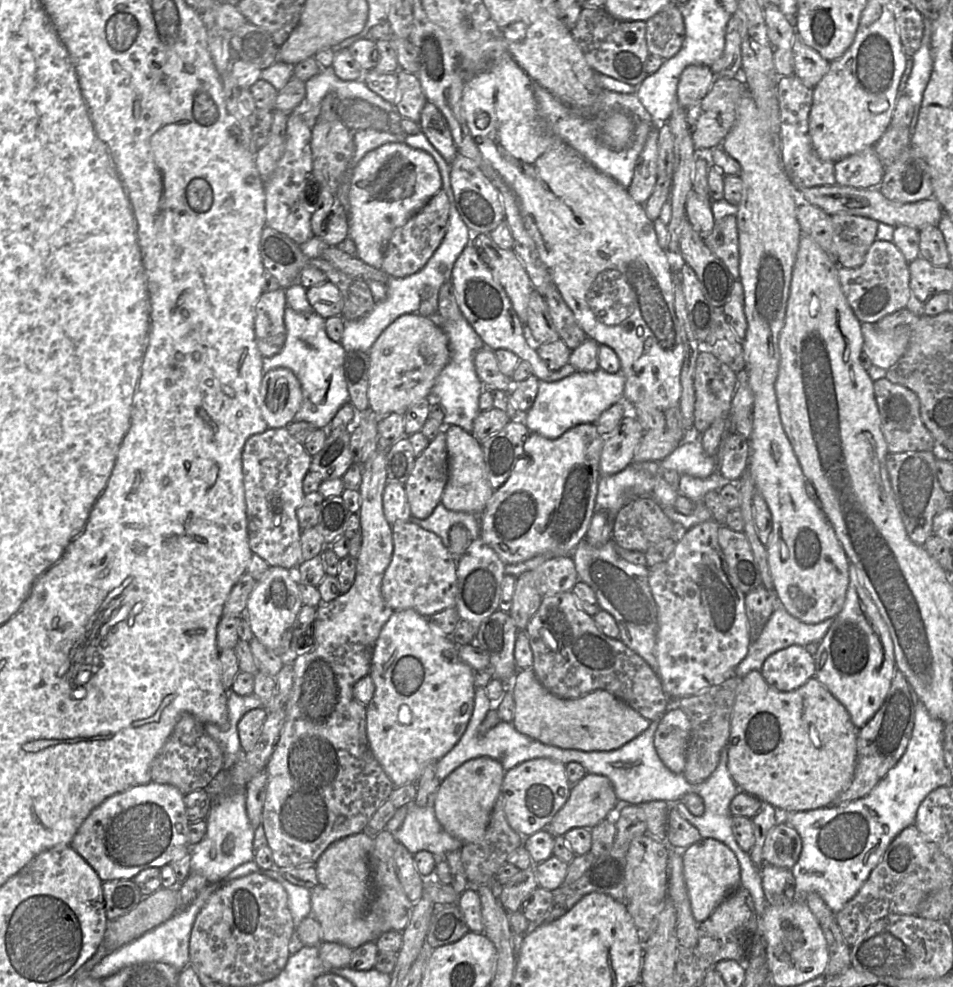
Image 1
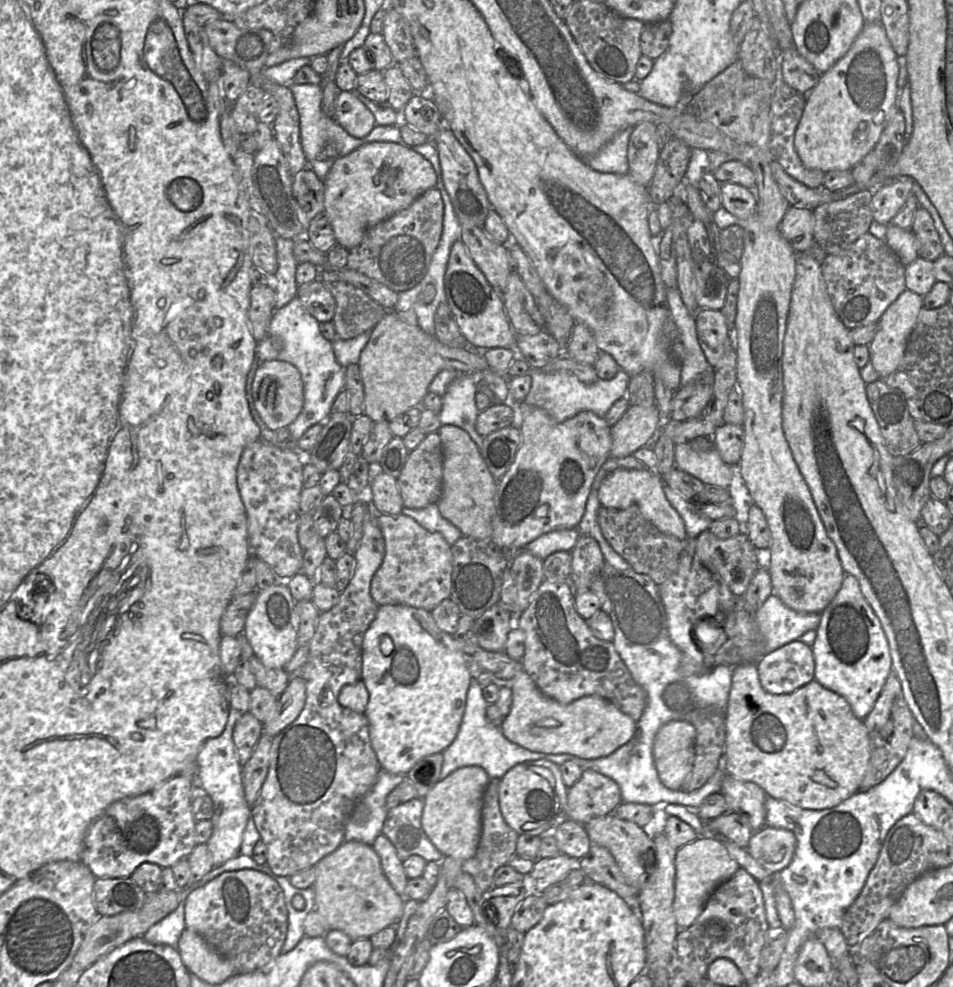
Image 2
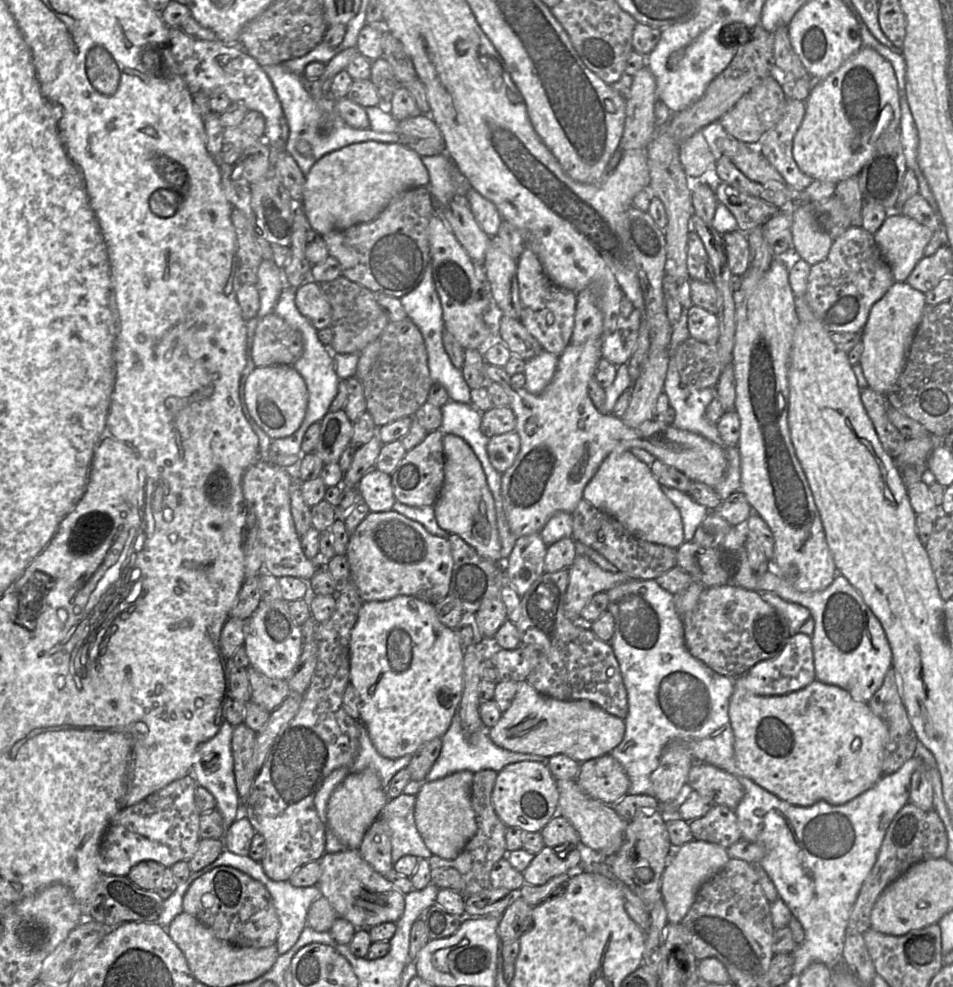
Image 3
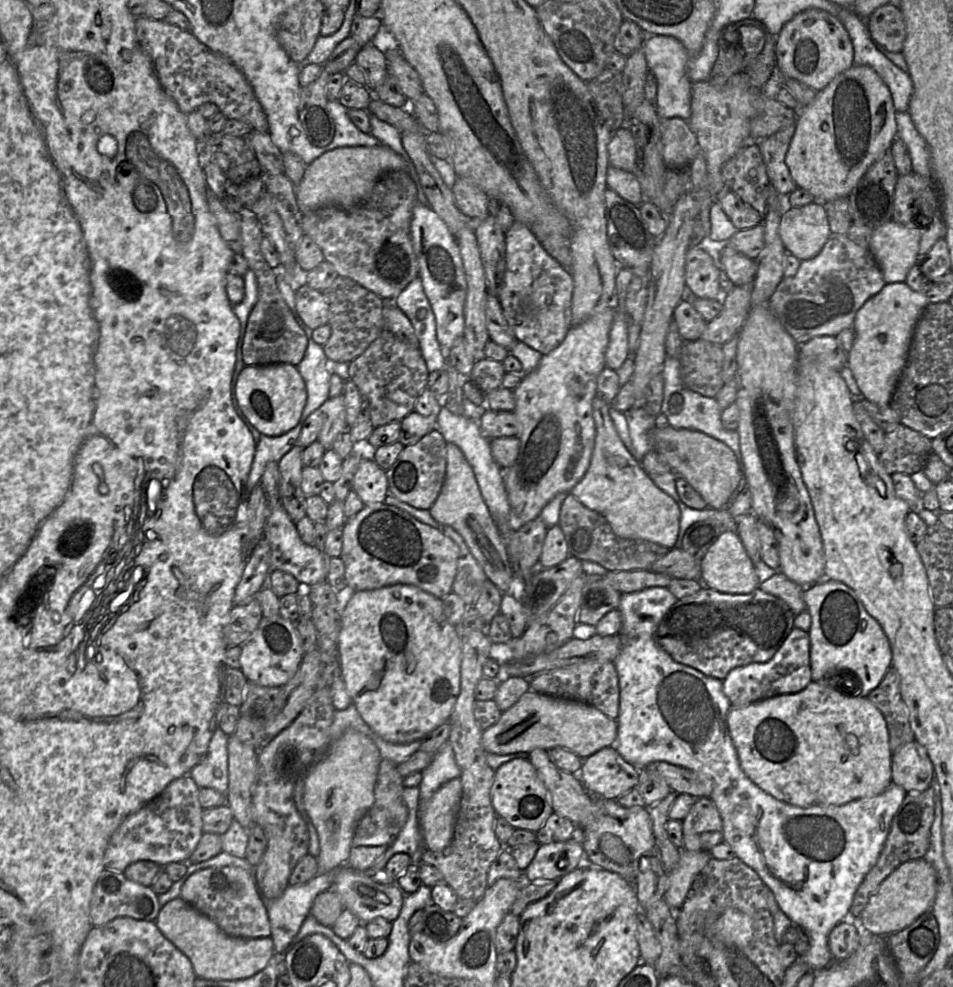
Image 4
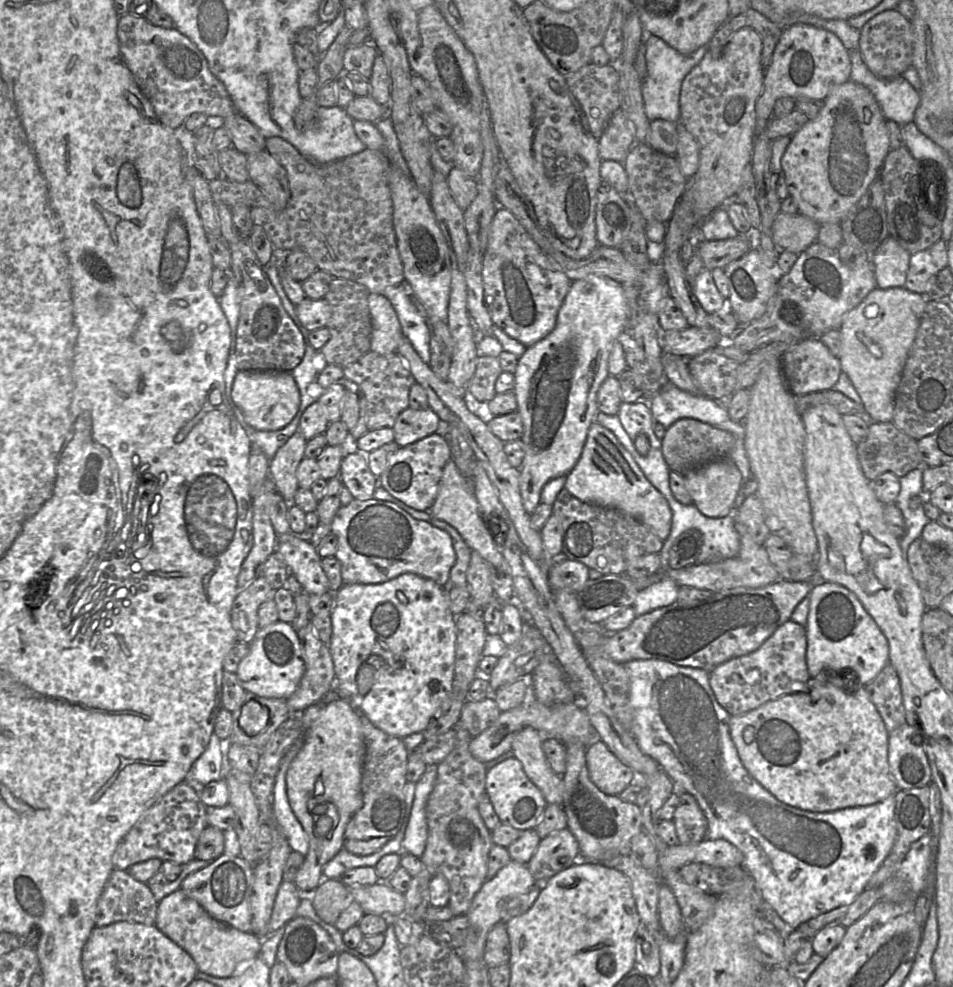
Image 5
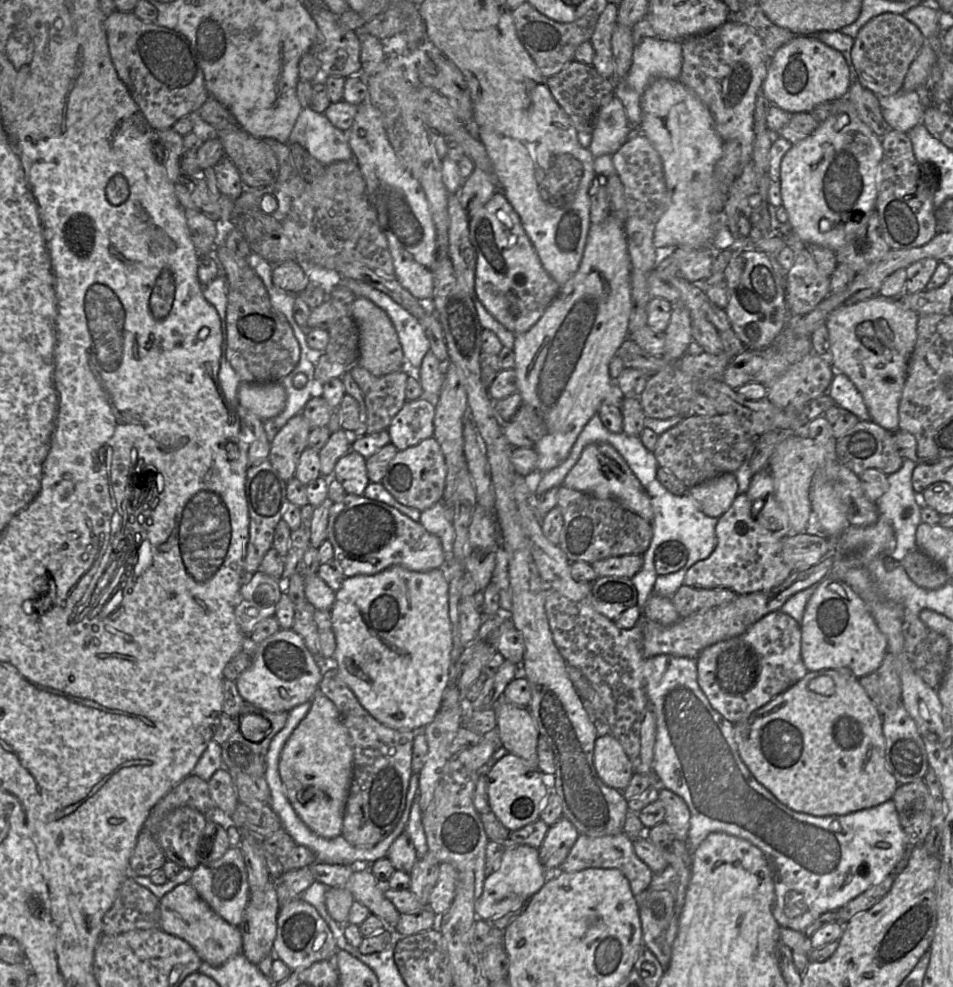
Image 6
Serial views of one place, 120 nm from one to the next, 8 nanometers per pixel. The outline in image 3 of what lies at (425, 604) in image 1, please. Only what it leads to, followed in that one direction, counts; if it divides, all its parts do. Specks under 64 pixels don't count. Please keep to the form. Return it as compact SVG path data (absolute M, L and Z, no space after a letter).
M370 511L350 535L345 556L350 565L350 580L356 585L364 602L387 601L405 595L436 605L450 593L454 561L449 540L429 533L422 524L397 511Z

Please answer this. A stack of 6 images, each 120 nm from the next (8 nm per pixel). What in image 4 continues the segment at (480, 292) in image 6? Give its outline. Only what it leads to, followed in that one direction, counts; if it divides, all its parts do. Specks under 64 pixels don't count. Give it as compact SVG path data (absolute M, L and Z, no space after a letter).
M514 221L505 232L506 267L497 298L517 341L546 355L557 348L572 326L572 294L574 281L569 268L552 258L525 224Z

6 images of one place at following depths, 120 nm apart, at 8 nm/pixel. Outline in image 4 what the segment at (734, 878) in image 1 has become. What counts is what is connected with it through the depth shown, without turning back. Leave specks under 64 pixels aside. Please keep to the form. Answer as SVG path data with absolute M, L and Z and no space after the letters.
M681 849L677 866L668 872L668 885L663 897L673 911L681 909L694 879L711 858L708 851Z

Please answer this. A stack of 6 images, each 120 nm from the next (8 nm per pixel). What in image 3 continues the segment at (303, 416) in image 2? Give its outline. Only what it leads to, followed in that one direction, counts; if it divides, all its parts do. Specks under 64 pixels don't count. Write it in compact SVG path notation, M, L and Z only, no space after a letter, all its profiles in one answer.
M289 285L281 292L274 312L302 334L304 352L293 367L303 377L306 383L308 390L308 405L305 417L299 429L289 437L272 440L271 449L281 455L301 455L301 445L306 431L313 423L321 422L329 412L330 405L338 392L339 381L347 380L356 375L360 353L332 353L328 346L322 344L318 338L318 330L299 312L295 304L295 289Z

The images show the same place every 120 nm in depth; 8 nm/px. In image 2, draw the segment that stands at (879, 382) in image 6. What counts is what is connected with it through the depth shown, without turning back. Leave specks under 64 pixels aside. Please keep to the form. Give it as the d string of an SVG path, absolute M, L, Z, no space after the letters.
M906 289L887 308L877 322L877 332L869 344L869 351L870 363L879 374L880 379L884 379L894 372L902 361L908 339L916 326L918 315L924 307L923 298L923 296Z

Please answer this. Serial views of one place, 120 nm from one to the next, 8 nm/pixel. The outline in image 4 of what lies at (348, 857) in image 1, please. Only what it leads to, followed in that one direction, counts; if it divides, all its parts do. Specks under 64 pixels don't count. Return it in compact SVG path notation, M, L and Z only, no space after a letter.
M347 864L341 865L335 870L332 889L339 895L344 908L350 910L361 924L378 917L393 922L401 912L405 896L396 884L377 883L363 872L357 871Z

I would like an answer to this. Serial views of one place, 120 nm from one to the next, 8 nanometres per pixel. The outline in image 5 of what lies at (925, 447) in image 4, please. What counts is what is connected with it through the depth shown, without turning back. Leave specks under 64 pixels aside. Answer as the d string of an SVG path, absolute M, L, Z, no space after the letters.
M892 422L871 423L866 438L856 444L856 449L862 471L870 481L885 472L902 478L923 465L917 440L900 431Z

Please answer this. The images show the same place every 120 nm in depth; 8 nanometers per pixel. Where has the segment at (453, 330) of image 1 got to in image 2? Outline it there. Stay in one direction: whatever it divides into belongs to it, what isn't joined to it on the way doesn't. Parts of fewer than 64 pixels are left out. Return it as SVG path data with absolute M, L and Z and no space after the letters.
M460 374L442 396L439 419L442 425L454 425L466 431L481 452L484 437L476 431L479 414L475 402L476 393L472 375Z

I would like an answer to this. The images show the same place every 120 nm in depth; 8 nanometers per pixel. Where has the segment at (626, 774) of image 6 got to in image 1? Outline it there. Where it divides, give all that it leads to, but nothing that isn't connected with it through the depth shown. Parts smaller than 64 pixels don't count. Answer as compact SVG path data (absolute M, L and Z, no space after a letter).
M587 773L580 781L571 786L570 795L545 829L554 837L563 836L574 828L591 829L616 812L619 800L611 781L603 775Z

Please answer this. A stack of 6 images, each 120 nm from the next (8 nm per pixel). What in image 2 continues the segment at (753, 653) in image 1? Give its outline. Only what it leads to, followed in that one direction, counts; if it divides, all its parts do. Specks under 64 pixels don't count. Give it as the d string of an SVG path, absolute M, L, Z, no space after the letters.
M775 594L766 599L755 617L765 640L766 653L798 640L809 630L816 630L821 621L821 613L792 610Z

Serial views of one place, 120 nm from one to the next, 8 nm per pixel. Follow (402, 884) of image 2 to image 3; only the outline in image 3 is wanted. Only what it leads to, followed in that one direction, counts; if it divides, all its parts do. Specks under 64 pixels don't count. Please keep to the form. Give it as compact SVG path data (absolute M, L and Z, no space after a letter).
M380 816L367 830L357 850L376 872L386 875L393 870L391 830Z

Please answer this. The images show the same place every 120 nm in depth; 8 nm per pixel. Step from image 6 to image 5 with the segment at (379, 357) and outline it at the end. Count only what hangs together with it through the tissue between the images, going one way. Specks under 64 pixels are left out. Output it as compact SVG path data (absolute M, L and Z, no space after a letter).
M370 293L368 302L372 318L371 351L382 355L397 353L403 332L394 307L378 293Z

